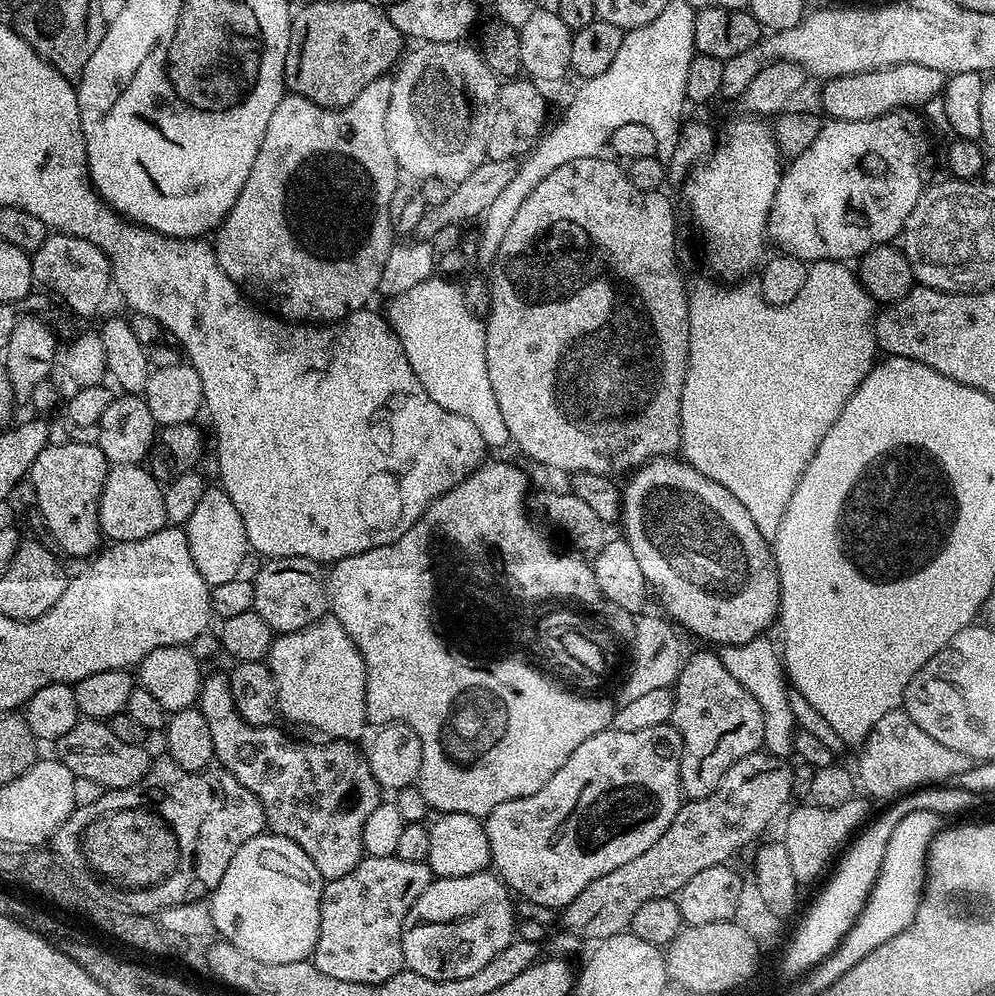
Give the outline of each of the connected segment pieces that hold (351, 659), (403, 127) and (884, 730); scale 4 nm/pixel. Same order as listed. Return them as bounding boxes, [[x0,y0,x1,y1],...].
[[266,614,369,741],[386,43,498,182],[856,708,975,800]]

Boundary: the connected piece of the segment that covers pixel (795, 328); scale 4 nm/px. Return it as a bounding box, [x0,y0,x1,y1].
[680,260,878,542]

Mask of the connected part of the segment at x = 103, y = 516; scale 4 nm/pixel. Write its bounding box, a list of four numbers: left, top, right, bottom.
[100,464,167,541]

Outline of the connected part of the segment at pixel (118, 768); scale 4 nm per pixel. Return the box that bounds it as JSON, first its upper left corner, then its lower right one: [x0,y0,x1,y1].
[54,718,154,790]

